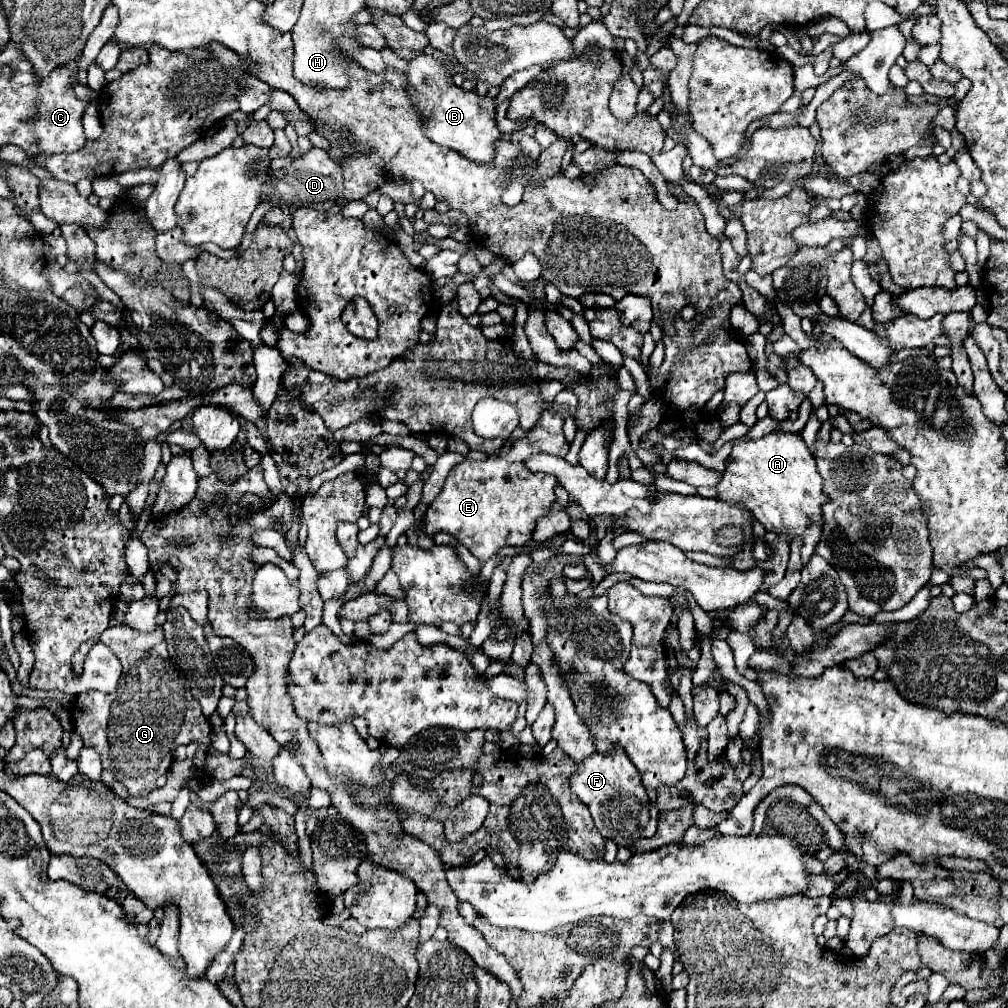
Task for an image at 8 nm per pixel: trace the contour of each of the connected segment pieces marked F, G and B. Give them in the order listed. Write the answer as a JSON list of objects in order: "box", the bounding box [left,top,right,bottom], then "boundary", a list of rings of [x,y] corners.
[{"box":[570,746,648,848],"boundary":[[[612,746],[608,754],[596,752],[584,758],[584,762],[578,762],[570,780],[570,788],[590,808],[596,828],[604,838],[610,838],[618,846],[626,848],[638,842],[640,830],[648,822],[648,794],[642,786],[636,766],[628,760],[620,746]]]},{"box":[74,624,246,796],"boundary":[[[120,624],[108,628],[96,642],[98,640],[122,660],[122,676],[112,694],[86,692],[76,696],[74,726],[84,746],[98,750],[104,770],[110,770],[132,796],[148,796],[156,788],[156,778],[168,772],[174,748],[180,744],[186,746],[194,738],[200,746],[208,746],[208,774],[212,778],[222,782],[242,774],[246,766],[244,760],[232,762],[228,754],[220,754],[212,748],[210,722],[192,696],[186,674],[168,656],[160,626],[150,634],[142,634],[128,624]]]},{"box":[408,54,502,164],"boundary":[[[418,54],[408,60],[408,94],[416,106],[422,108],[420,120],[424,122],[424,134],[440,146],[448,146],[476,164],[492,164],[494,144],[502,138],[496,122],[496,98],[490,94],[480,96],[476,90],[462,90],[452,82],[446,68],[432,56]]]}]

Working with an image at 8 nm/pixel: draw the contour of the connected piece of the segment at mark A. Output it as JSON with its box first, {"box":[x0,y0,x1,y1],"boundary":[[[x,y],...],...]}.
{"box":[718,432,828,566],"boundary":[[[772,432],[760,440],[736,440],[730,454],[734,460],[726,464],[722,480],[718,482],[718,500],[744,504],[766,531],[786,534],[788,542],[802,538],[802,564],[808,566],[816,554],[822,538],[822,506],[828,496],[822,490],[822,476],[818,474],[816,460],[806,448],[800,434]]]}

